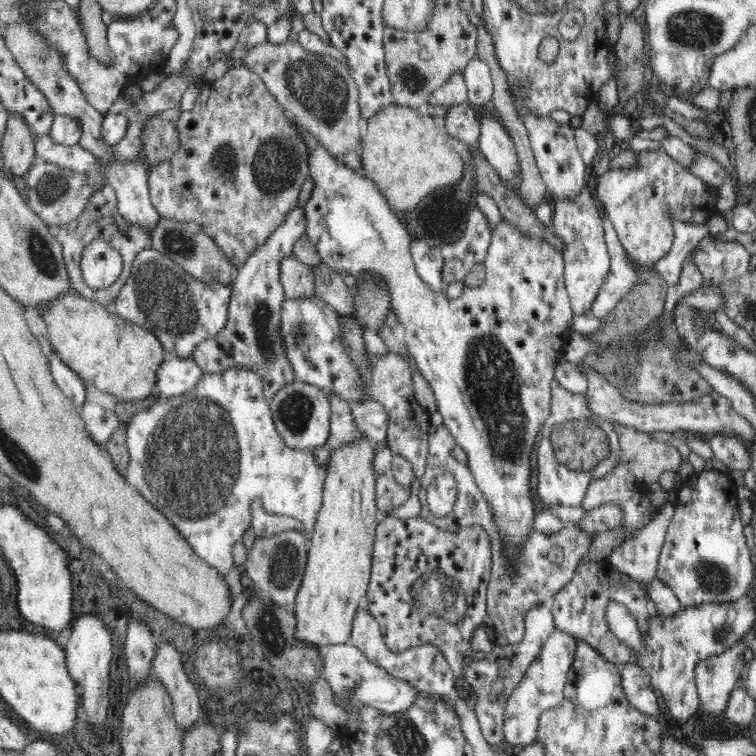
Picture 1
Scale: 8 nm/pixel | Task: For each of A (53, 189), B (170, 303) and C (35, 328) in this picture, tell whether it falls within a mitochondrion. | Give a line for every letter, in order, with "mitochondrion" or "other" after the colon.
A: mitochondrion
B: mitochondrion
C: other

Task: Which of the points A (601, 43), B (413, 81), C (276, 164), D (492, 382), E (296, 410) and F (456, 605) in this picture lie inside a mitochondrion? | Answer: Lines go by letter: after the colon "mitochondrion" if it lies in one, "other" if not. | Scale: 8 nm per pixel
A: other
B: mitochondrion
C: mitochondrion
D: mitochondrion
E: mitochondrion
F: mitochondrion

